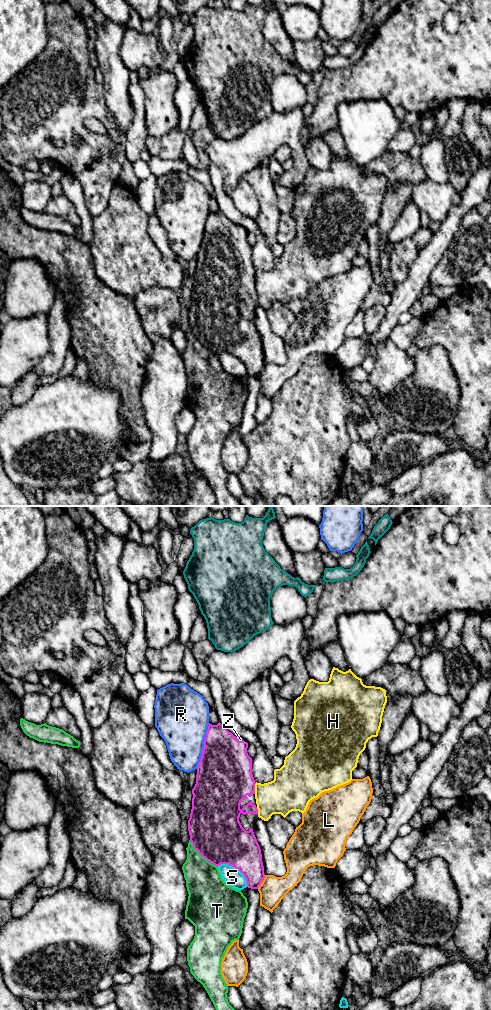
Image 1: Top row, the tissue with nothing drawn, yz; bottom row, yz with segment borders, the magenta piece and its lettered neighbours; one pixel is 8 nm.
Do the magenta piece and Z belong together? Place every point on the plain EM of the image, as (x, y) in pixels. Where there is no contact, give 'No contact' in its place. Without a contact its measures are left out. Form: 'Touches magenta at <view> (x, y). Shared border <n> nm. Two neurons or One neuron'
Touches magenta at yz (240, 229). Shared border 70 nm. One neuron

